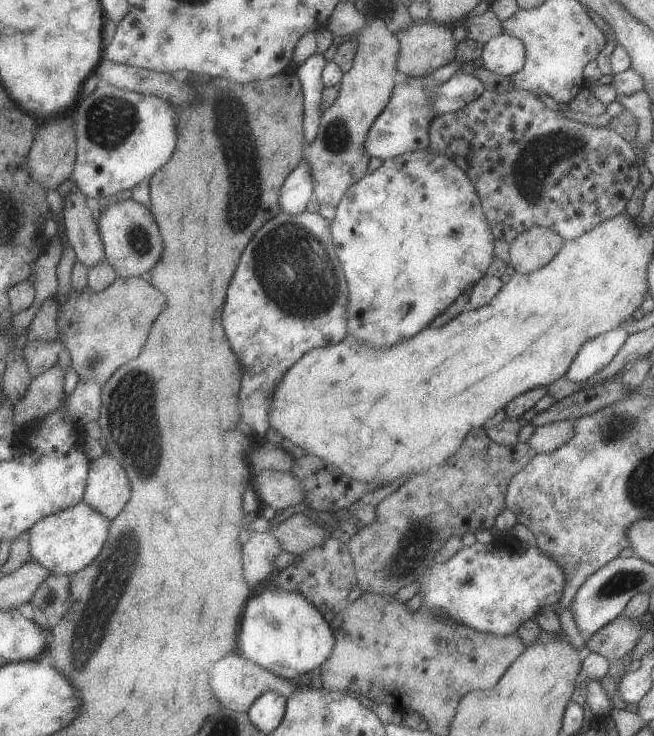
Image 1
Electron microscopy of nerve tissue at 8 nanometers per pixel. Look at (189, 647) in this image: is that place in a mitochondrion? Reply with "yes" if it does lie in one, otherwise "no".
no

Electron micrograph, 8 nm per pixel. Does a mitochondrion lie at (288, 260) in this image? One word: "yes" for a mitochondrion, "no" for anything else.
yes

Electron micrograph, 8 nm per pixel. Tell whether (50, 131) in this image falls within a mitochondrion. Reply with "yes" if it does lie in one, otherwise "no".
no

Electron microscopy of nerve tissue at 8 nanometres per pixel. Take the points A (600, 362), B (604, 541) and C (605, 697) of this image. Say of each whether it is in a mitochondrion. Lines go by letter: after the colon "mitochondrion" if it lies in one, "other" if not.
A: other
B: other
C: other

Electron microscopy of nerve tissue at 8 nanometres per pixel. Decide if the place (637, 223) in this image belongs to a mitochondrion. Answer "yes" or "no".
no

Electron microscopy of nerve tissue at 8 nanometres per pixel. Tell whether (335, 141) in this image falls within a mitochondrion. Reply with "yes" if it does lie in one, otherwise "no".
yes

